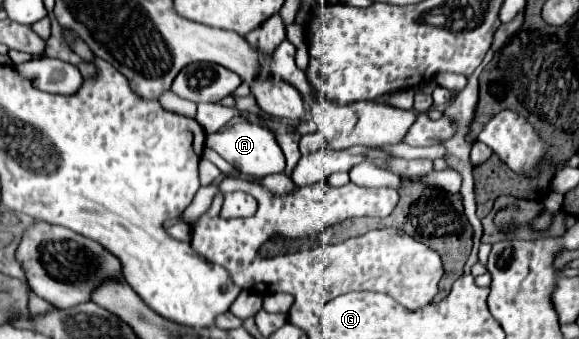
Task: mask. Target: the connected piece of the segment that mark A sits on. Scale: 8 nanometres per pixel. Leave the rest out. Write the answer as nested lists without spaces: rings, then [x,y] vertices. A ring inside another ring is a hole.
[[[235,123],[231,127],[225,127],[223,131],[217,133],[207,133],[205,145],[209,145],[211,149],[215,149],[231,167],[235,167],[237,171],[241,171],[247,177],[267,177],[273,173],[283,173],[285,169],[285,157],[281,147],[275,141],[275,135],[267,129],[263,129],[261,125],[255,123]]]

